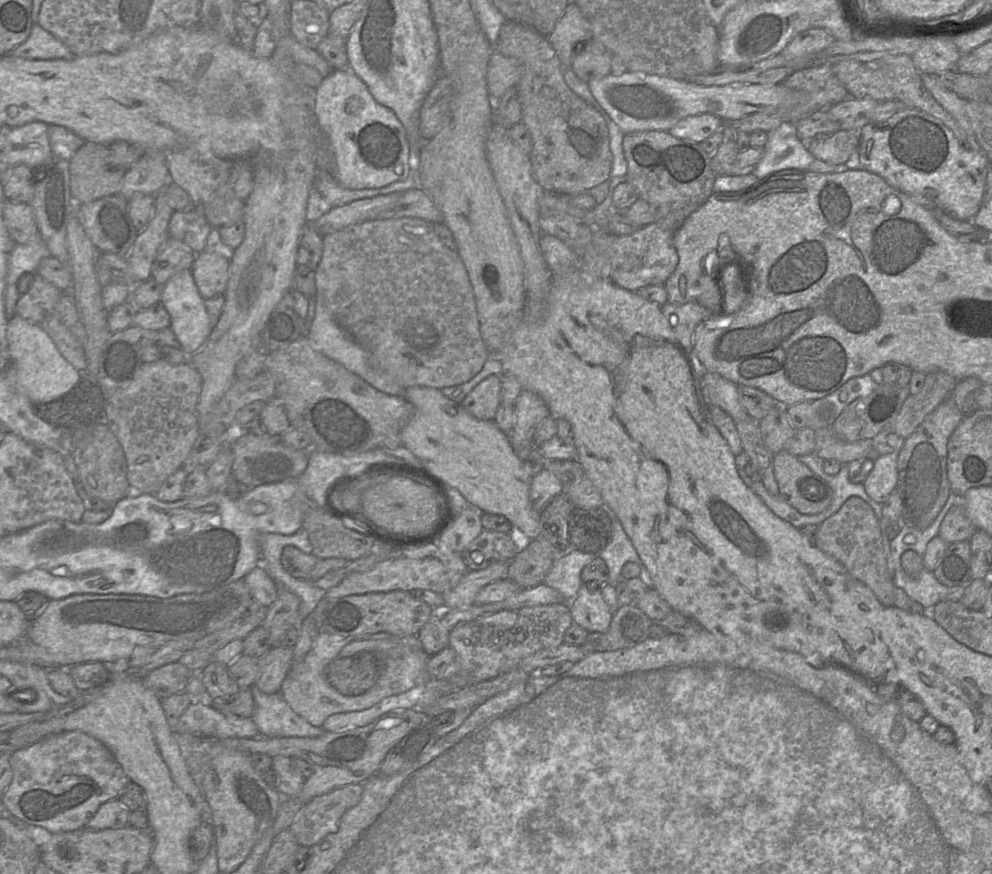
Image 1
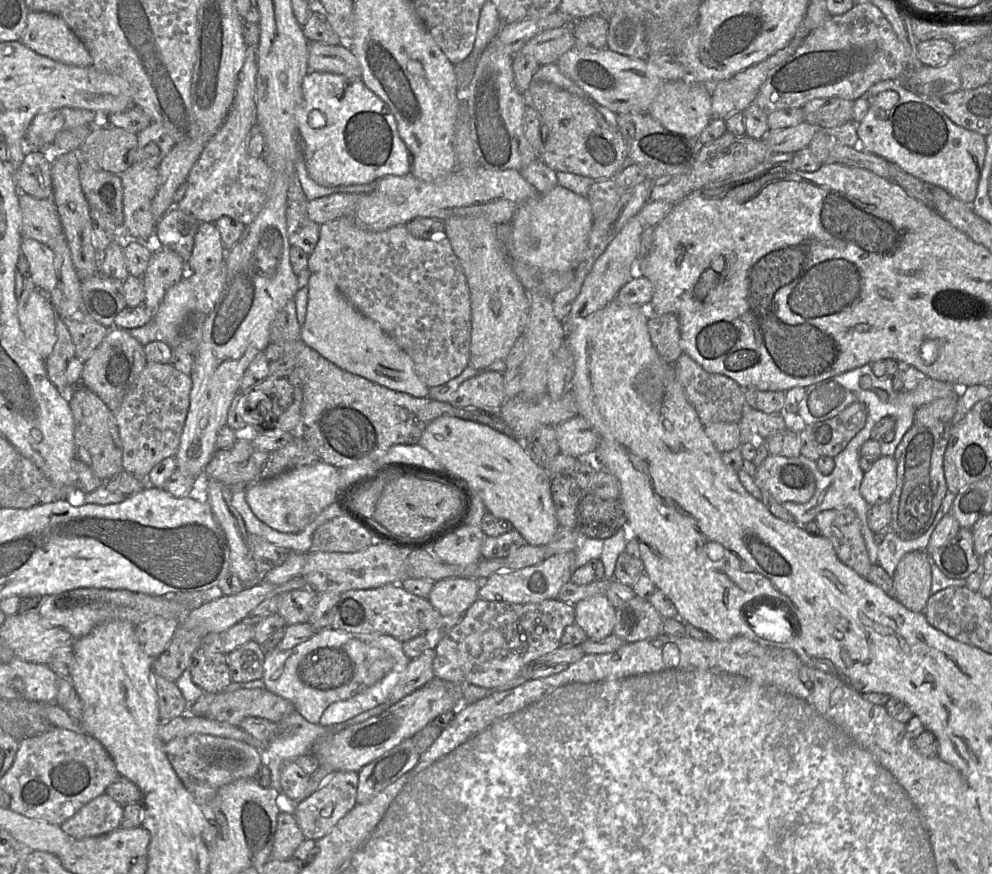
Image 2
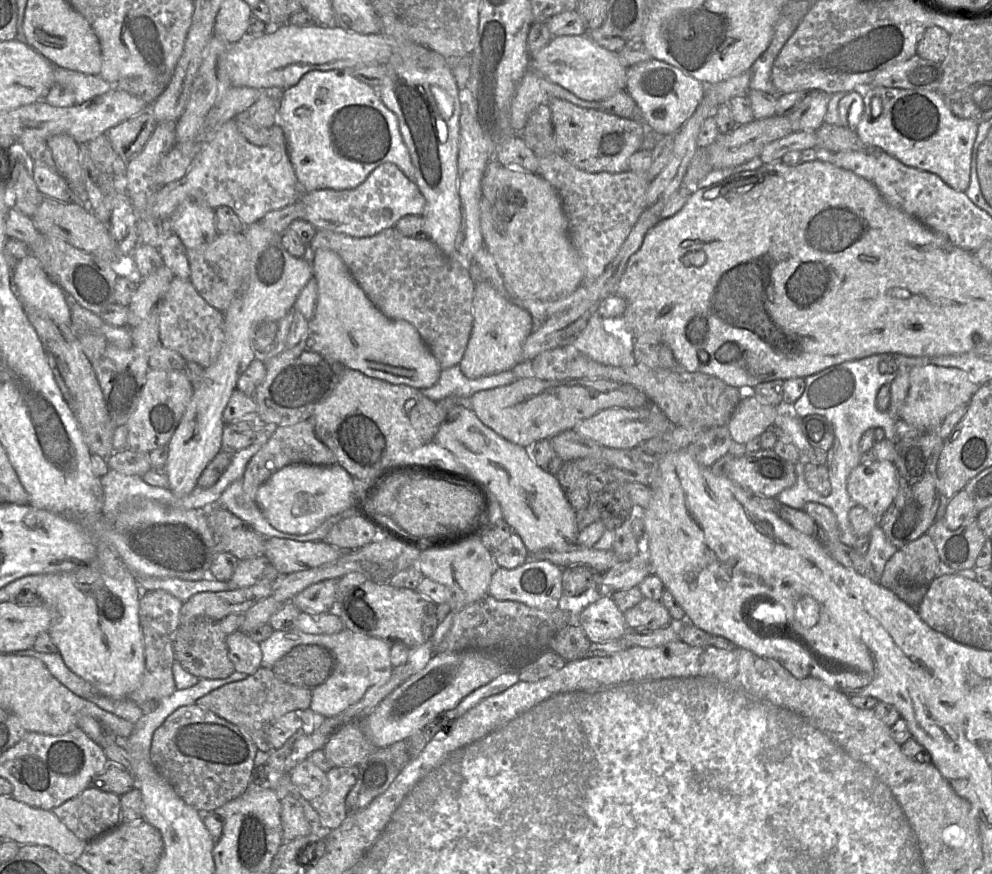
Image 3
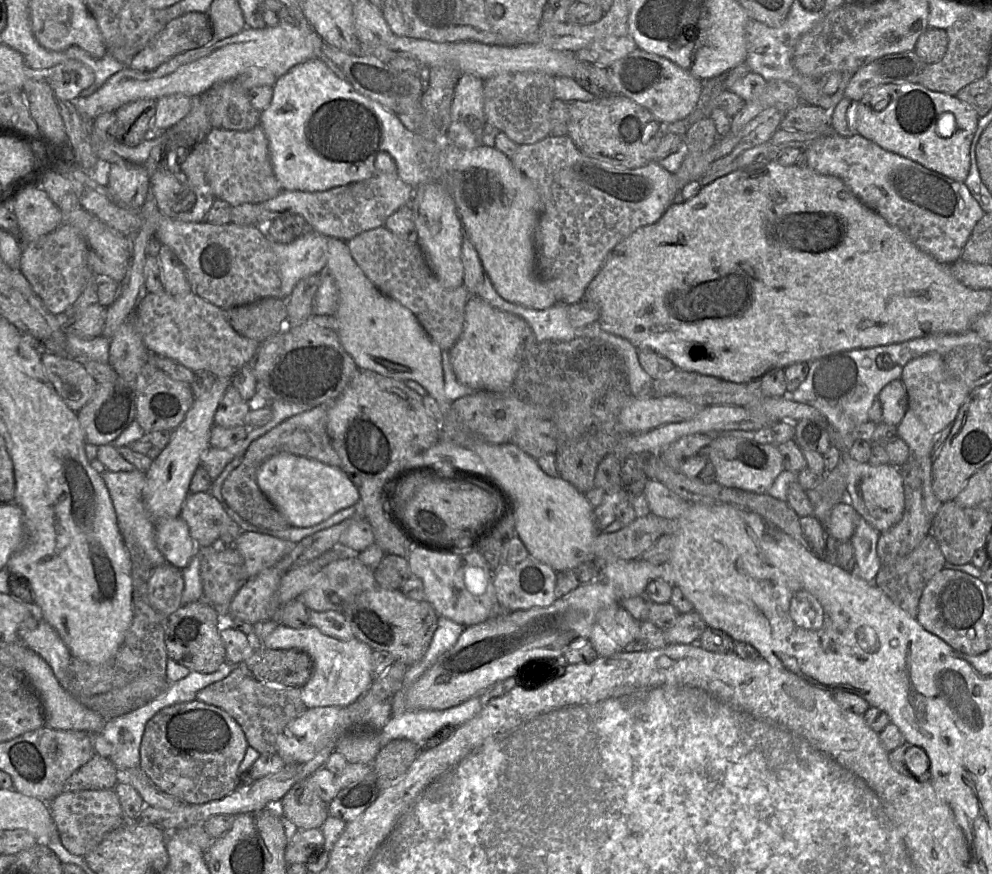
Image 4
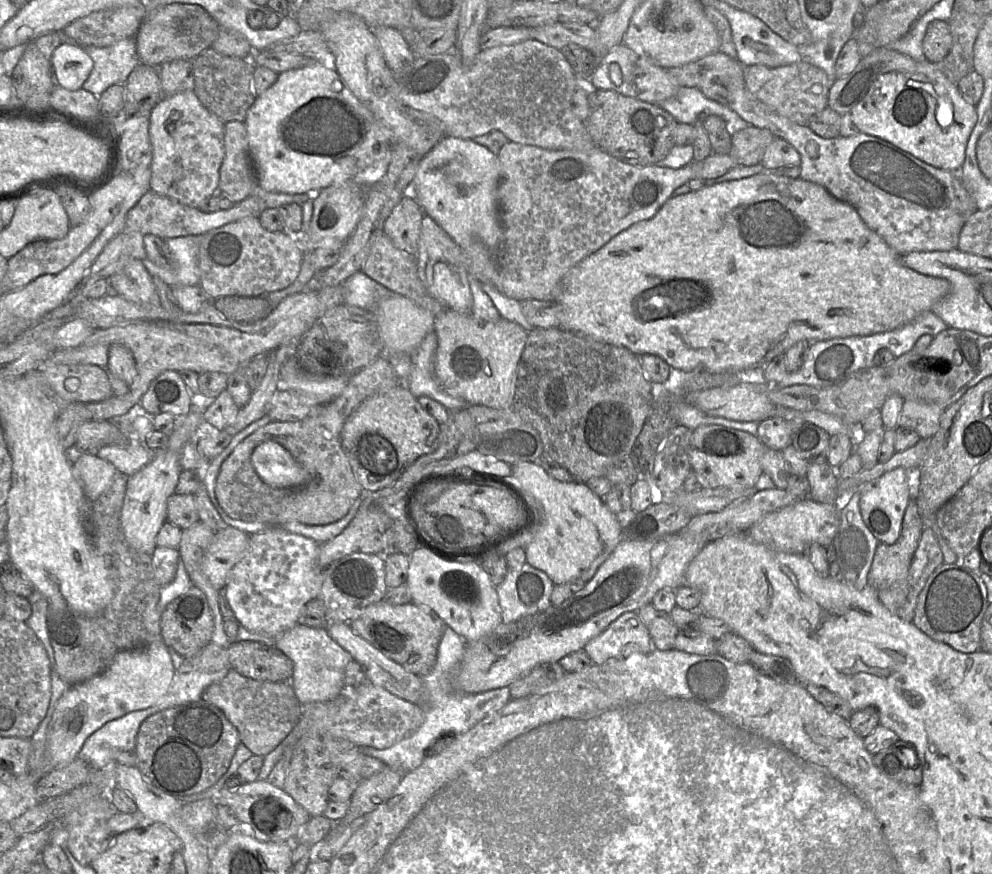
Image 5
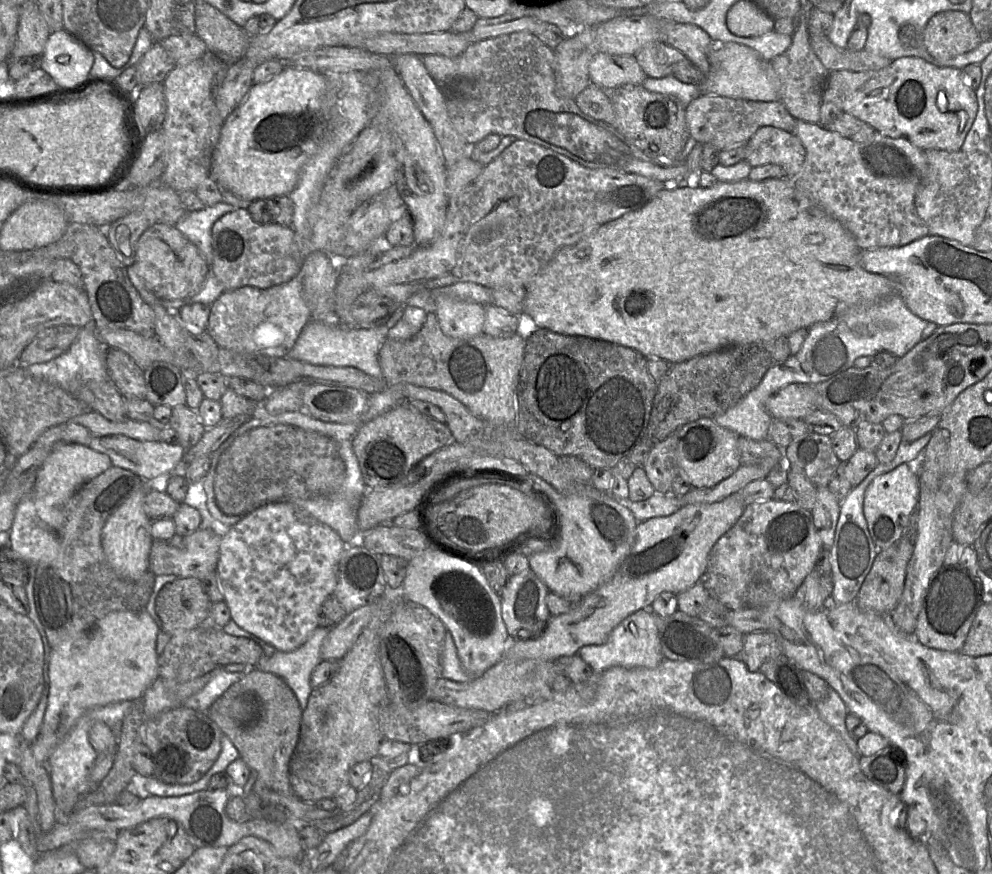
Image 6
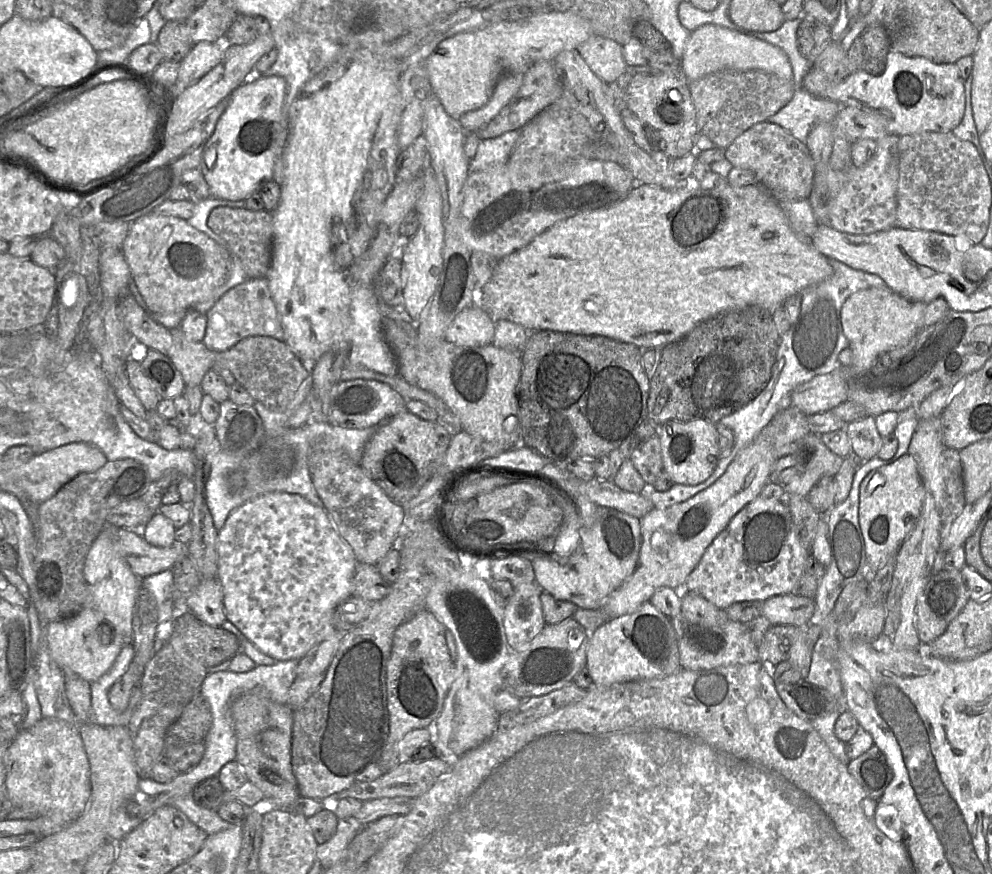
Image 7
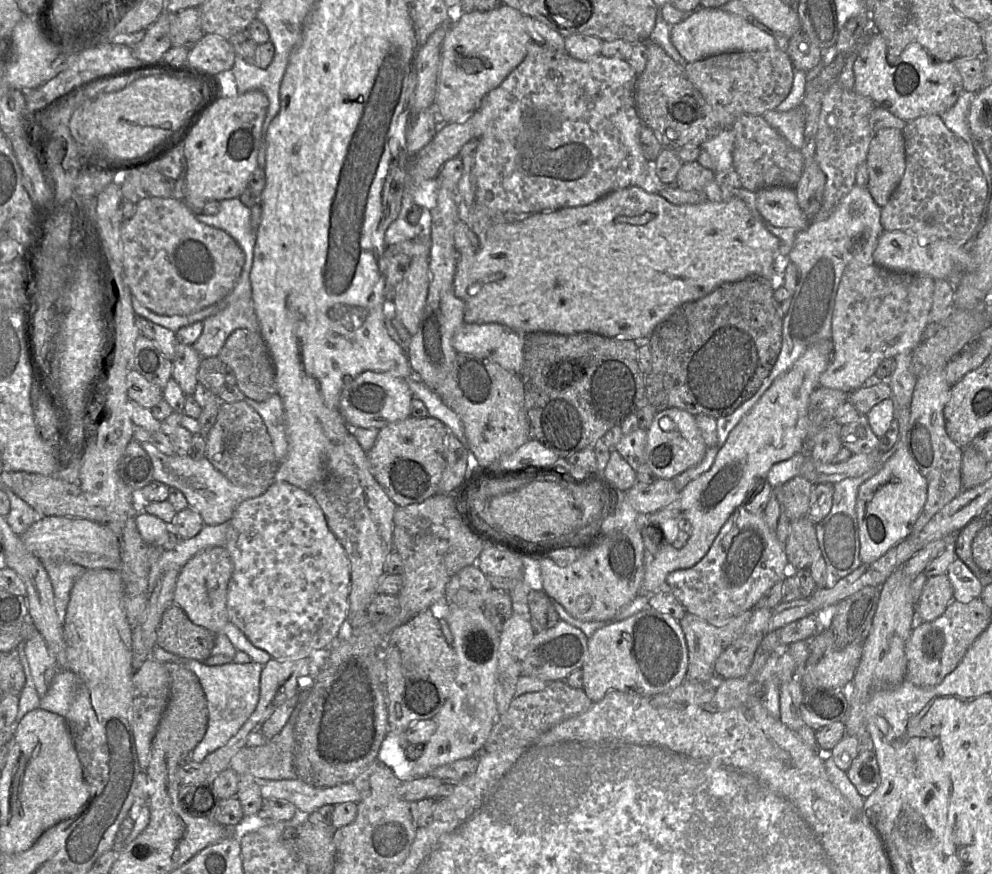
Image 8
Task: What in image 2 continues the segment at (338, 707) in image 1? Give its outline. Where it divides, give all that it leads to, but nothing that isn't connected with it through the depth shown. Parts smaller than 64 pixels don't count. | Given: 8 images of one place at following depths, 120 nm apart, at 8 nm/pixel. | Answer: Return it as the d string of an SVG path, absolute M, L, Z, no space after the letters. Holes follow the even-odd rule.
M326 628L316 632L315 635L310 638L310 642L298 644L293 649L288 650L288 652L280 651L279 656L275 659L275 674L271 677L271 679L264 680L266 689L291 701L296 712L298 712L308 722L318 724L323 712L329 705L337 701L349 699L354 695L352 695L352 692L349 691L343 692L334 689L320 690L304 684L298 676L298 666L308 654L318 649L333 647L328 645L338 645L341 643L346 644L349 642L346 641L346 638L349 636L354 636L354 634Z

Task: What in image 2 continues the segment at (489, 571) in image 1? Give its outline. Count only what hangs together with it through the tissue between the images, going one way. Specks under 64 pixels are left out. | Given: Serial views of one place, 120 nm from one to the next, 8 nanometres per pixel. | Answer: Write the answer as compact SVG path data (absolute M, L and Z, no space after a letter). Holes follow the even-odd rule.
M449 578L434 582L427 601L441 616L462 616L479 598L482 582L467 578Z

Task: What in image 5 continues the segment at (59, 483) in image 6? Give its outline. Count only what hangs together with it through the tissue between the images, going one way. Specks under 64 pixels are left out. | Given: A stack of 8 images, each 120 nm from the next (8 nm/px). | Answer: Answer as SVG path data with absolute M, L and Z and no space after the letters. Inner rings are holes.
M89 452L82 454L73 462L73 471L85 494L92 500L98 499L118 473L110 462Z

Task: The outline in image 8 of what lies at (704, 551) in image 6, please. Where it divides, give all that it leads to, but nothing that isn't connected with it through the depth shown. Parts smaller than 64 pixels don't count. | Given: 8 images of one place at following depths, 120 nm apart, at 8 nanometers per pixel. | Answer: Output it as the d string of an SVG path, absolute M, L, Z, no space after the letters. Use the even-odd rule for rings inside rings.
M831 339L810 346L786 373L774 380L754 407L731 430L710 469L690 481L671 504L642 518L644 579L640 594L650 595L656 592L665 585L669 573L698 563L706 555L730 515L744 504L756 483L766 478L773 465L803 451L808 433L807 410L810 395L819 387L819 378L831 361L832 350Z

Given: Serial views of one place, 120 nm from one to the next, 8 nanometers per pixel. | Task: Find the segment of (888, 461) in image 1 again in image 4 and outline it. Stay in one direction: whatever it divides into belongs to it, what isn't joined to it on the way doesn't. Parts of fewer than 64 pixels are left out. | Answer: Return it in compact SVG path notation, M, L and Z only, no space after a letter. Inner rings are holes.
M852 460L847 475L847 500L874 529L882 533L895 525L904 511L903 477L891 464L874 466Z

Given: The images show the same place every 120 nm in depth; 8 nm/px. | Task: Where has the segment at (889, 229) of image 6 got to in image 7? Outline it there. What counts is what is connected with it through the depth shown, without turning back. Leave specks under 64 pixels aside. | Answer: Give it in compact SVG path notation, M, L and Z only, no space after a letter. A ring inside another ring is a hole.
M892 134L876 140L873 157L862 167L852 165L846 172L840 172L831 169L828 163L828 227L852 235L872 234L896 227L898 141L899 136Z

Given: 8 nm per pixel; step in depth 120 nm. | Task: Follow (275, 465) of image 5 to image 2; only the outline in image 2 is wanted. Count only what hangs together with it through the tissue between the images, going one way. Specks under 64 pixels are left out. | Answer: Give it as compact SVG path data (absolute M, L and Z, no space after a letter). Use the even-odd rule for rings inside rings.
M318 461L290 469L272 479L257 481L246 489L246 500L256 517L280 533L298 533L324 509L334 503L338 488L339 468Z

